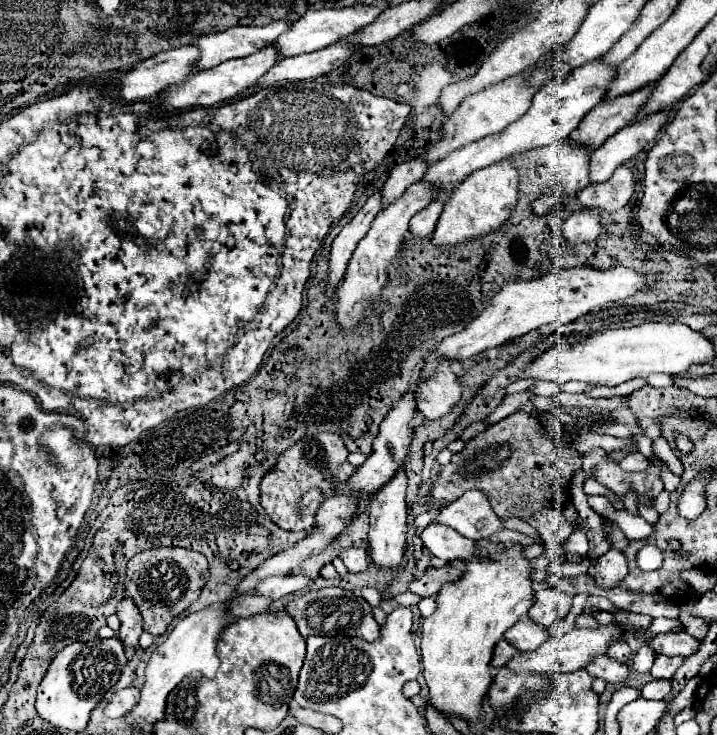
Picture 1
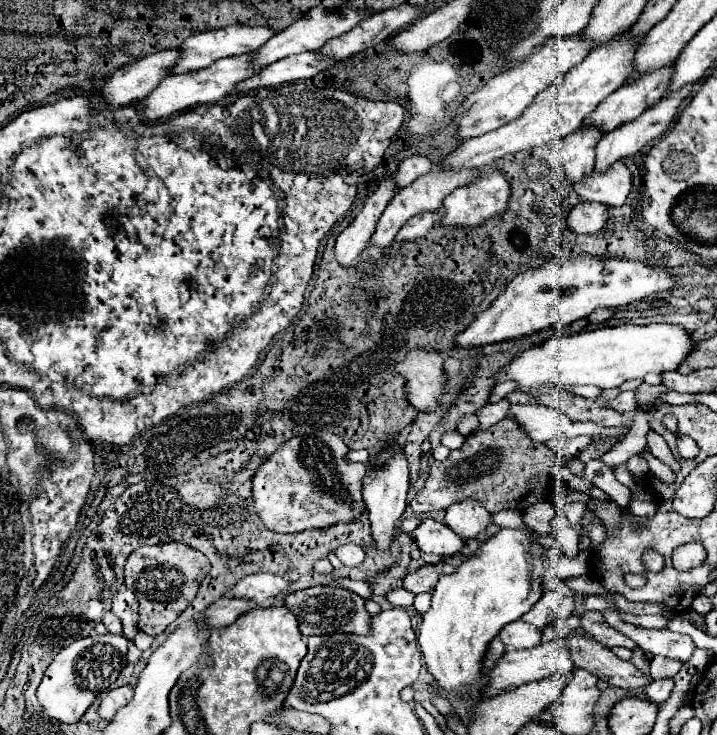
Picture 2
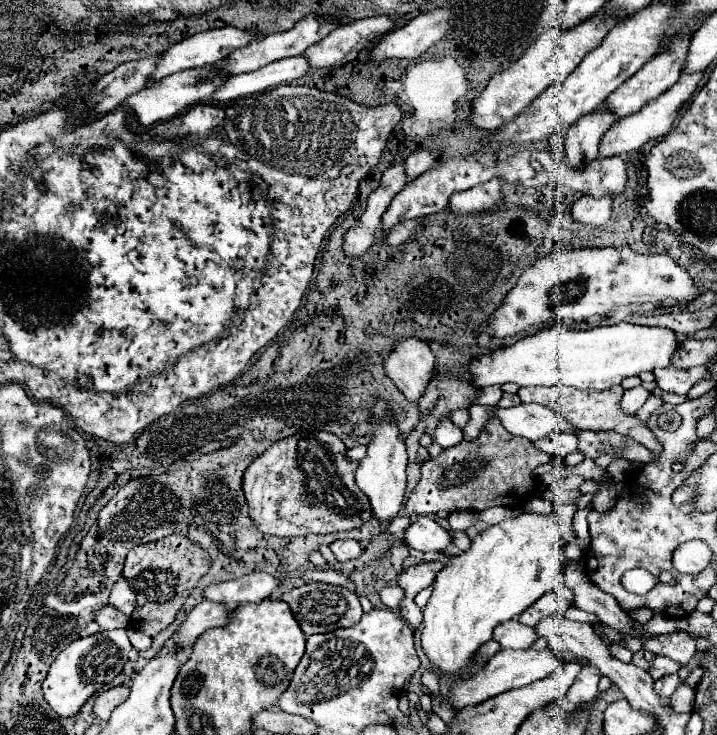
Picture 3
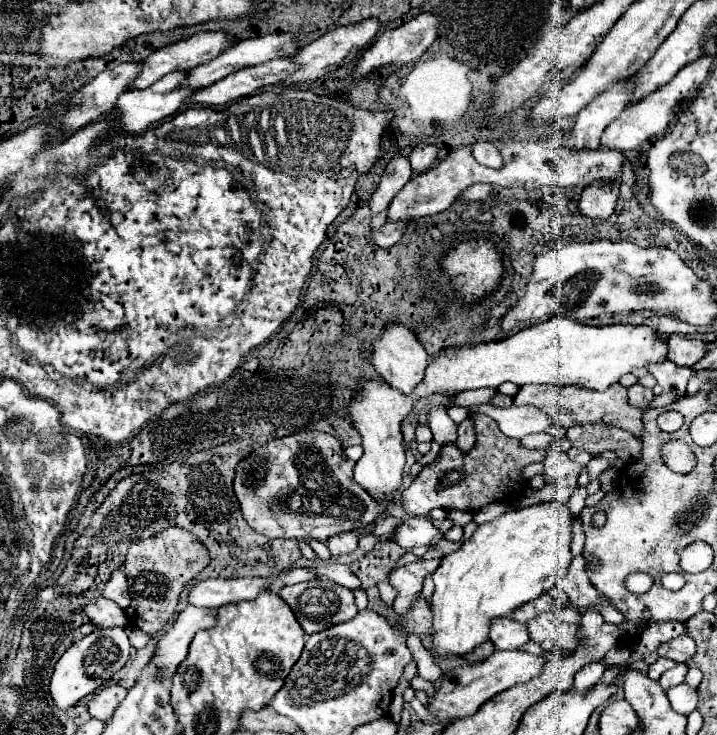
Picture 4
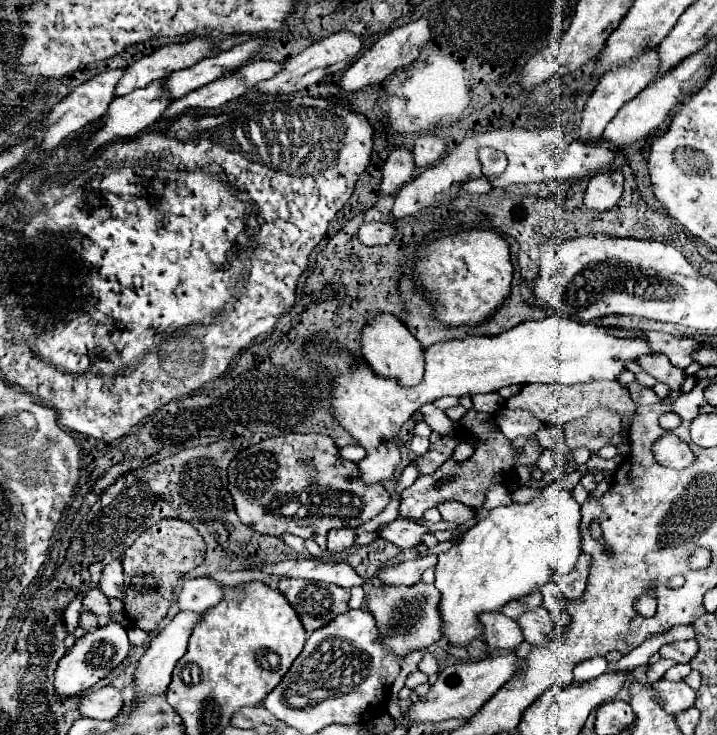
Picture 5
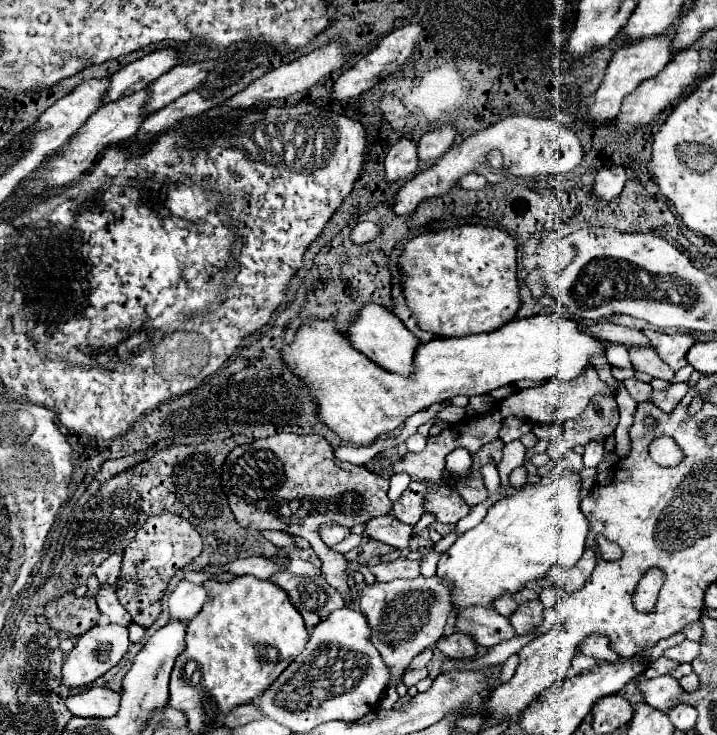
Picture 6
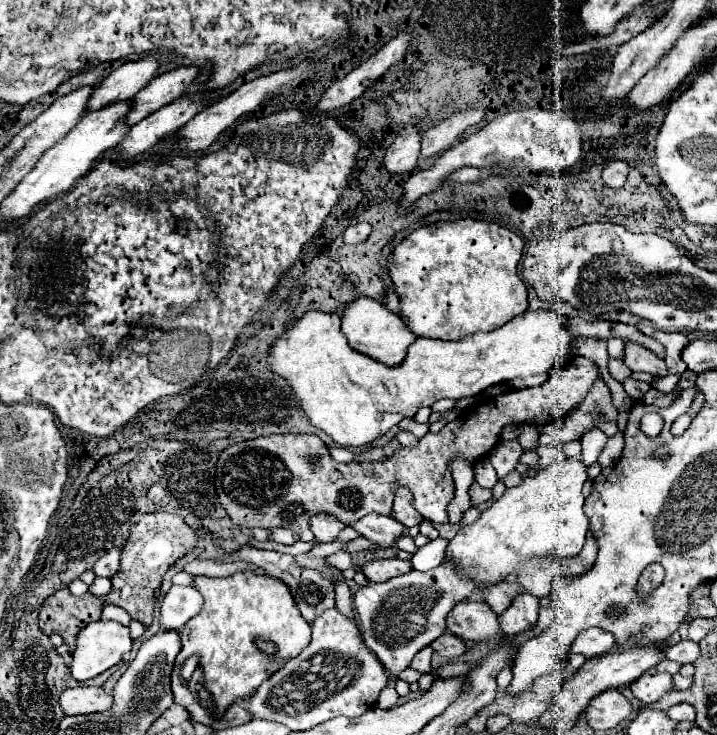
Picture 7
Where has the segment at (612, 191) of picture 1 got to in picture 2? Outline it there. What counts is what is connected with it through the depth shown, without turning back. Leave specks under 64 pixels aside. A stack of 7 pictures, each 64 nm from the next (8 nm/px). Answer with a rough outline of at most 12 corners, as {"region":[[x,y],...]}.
{"region":[[620,162],[604,176],[576,184],[582,202],[620,208],[632,188]]}

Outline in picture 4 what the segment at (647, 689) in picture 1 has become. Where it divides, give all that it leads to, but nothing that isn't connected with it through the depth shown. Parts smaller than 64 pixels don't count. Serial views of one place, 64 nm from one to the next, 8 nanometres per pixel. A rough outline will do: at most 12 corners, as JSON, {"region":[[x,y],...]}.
{"region":[[686,664],[668,670],[658,684],[662,690],[670,690],[684,682],[688,672]]}

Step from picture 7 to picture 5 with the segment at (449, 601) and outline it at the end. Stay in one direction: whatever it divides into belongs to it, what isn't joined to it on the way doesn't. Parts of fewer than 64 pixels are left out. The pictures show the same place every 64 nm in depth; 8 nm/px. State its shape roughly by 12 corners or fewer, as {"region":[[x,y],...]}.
{"region":[[434,584],[374,588],[368,610],[398,656],[440,640]]}

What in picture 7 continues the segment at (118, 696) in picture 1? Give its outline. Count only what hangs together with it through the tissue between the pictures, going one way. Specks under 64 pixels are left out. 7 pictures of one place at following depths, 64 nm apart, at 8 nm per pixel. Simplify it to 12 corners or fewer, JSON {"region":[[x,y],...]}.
{"region":[[98,686],[66,688],[60,706],[68,716],[112,708],[112,696]]}

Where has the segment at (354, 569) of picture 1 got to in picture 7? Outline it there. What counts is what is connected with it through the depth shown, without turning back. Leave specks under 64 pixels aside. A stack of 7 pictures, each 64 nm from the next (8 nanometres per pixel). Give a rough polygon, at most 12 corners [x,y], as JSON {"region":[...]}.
{"region":[[334,516],[312,518],[310,528],[318,542],[334,542],[344,524]]}

